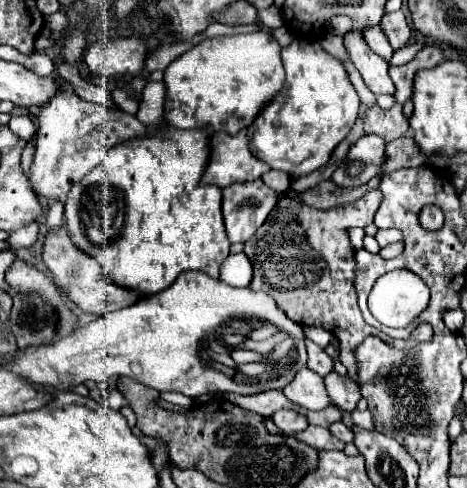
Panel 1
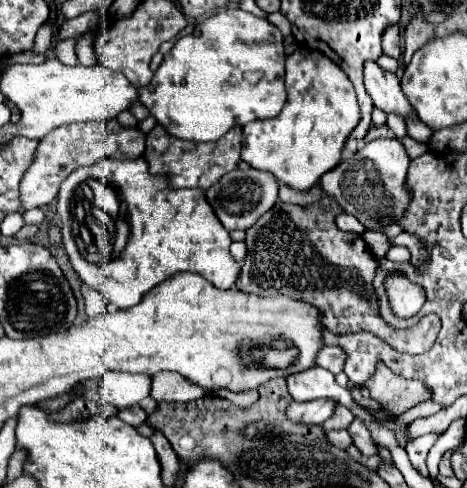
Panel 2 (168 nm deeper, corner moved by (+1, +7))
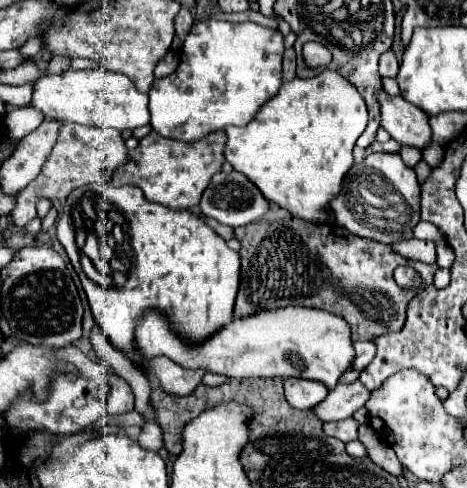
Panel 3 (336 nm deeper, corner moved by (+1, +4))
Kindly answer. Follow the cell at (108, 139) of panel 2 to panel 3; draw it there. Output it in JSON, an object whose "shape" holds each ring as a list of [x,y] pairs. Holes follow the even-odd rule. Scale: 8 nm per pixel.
{"shape":[[[64,123],[60,133],[58,133],[58,141],[48,157],[48,161],[44,163],[40,175],[28,183],[28,187],[24,187],[22,191],[18,191],[16,195],[16,207],[12,209],[12,221],[16,227],[24,227],[30,219],[36,217],[36,203],[38,199],[66,199],[66,195],[82,185],[88,183],[104,183],[110,181],[114,171],[128,163],[128,149],[126,143],[120,135],[120,131],[116,129],[98,129],[86,125],[74,125],[74,123]]]}

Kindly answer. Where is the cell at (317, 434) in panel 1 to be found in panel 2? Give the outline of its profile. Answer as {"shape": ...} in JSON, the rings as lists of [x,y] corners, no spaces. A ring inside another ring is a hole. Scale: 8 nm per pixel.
{"shape":[[[332,430],[332,432],[328,432],[328,440],[330,440],[330,444],[336,444],[342,450],[346,450],[352,444],[352,438],[350,438],[350,434],[346,430],[340,430],[340,432]]]}

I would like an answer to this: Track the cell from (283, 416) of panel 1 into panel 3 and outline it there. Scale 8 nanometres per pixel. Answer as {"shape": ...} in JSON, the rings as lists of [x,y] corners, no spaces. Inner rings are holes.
{"shape":[[[354,381],[350,385],[336,385],[328,393],[328,397],[312,409],[312,413],[322,423],[340,421],[340,419],[352,417],[352,413],[368,401],[368,395],[370,391],[360,381]]]}

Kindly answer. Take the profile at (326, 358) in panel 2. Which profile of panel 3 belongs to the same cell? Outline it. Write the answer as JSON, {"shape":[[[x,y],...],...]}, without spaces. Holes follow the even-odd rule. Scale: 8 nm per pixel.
{"shape":[[[354,341],[354,361],[352,361],[352,369],[364,369],[370,361],[372,361],[372,357],[374,357],[374,351],[376,351],[376,347],[372,347],[372,343],[368,343],[368,341]]]}

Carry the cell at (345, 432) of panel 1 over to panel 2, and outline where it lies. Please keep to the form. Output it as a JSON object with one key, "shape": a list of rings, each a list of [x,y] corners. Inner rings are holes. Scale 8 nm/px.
{"shape":[[[354,418],[354,422],[350,424],[348,432],[350,432],[350,436],[352,436],[356,448],[362,452],[362,456],[376,456],[376,454],[378,454],[376,442],[370,438],[368,428],[366,428],[358,418]]]}

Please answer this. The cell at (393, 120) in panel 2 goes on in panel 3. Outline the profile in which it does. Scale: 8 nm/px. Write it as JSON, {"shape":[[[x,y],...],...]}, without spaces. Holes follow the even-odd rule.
{"shape":[[[402,145],[402,147],[400,147],[400,157],[402,157],[406,163],[410,163],[410,167],[414,167],[414,165],[422,159],[422,153],[420,153],[420,149],[416,149],[416,147],[412,147],[412,145]]]}

